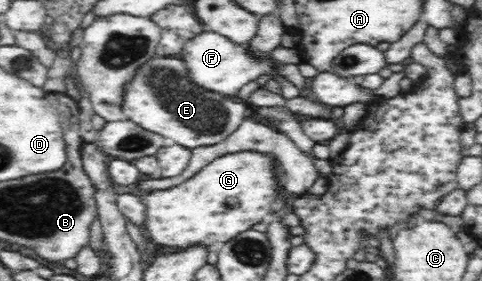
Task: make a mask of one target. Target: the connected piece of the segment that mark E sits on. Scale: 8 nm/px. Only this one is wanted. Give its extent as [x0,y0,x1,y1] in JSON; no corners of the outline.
[123,56,252,150]

